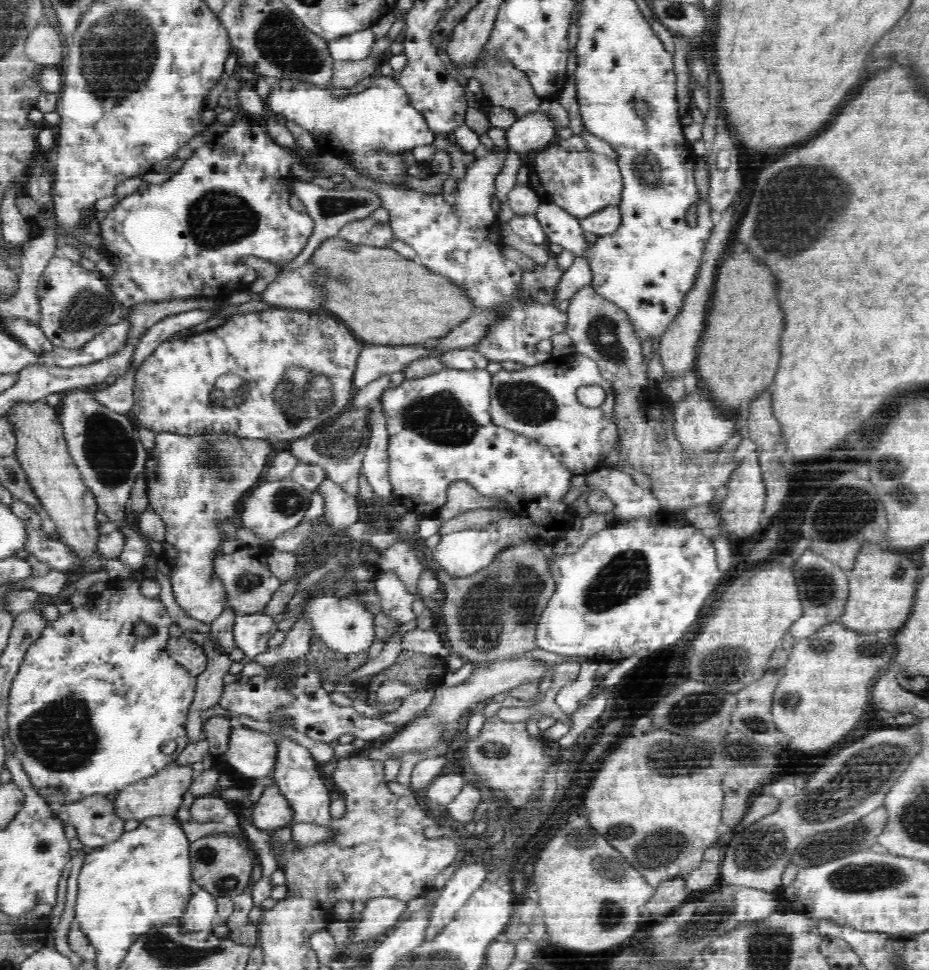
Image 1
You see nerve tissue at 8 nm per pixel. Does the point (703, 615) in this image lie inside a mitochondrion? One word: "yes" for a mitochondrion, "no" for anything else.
no

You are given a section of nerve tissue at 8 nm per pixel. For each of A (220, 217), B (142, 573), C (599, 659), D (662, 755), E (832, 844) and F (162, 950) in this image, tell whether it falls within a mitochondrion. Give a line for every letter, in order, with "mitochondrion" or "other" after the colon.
A: mitochondrion
B: other
C: other
D: mitochondrion
E: mitochondrion
F: mitochondrion

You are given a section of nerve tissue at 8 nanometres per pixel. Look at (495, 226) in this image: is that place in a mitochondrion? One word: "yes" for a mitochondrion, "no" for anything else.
no

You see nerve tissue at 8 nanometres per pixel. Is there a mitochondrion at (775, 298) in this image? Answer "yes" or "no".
no

